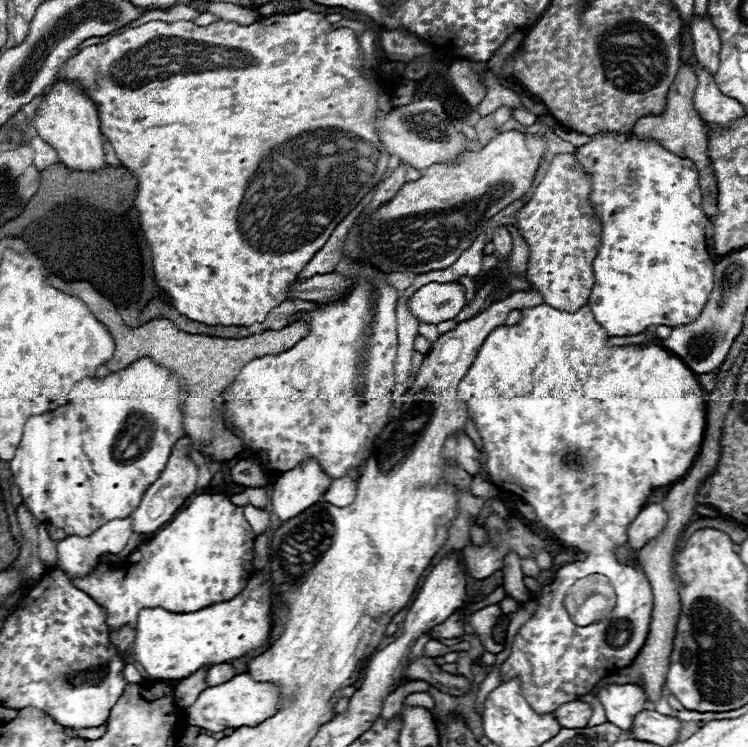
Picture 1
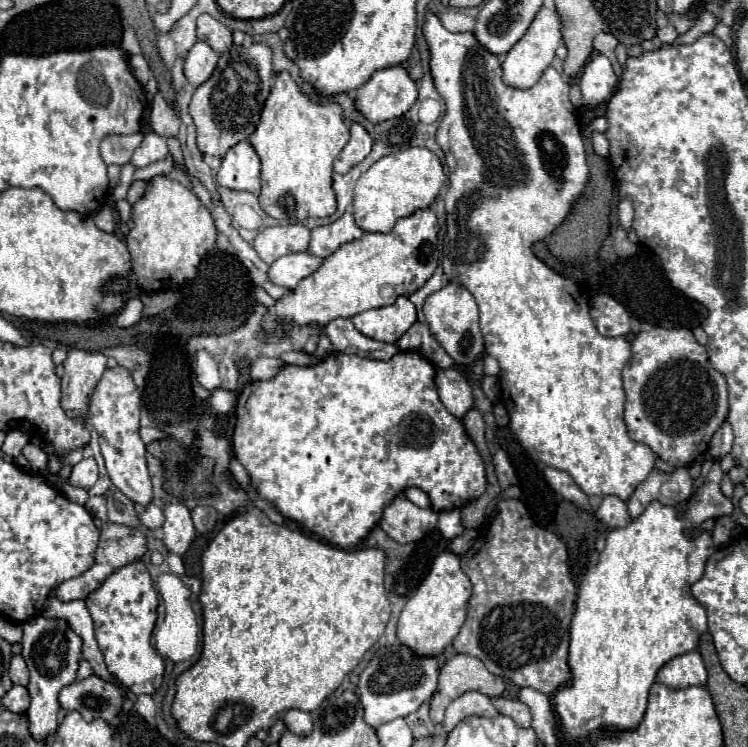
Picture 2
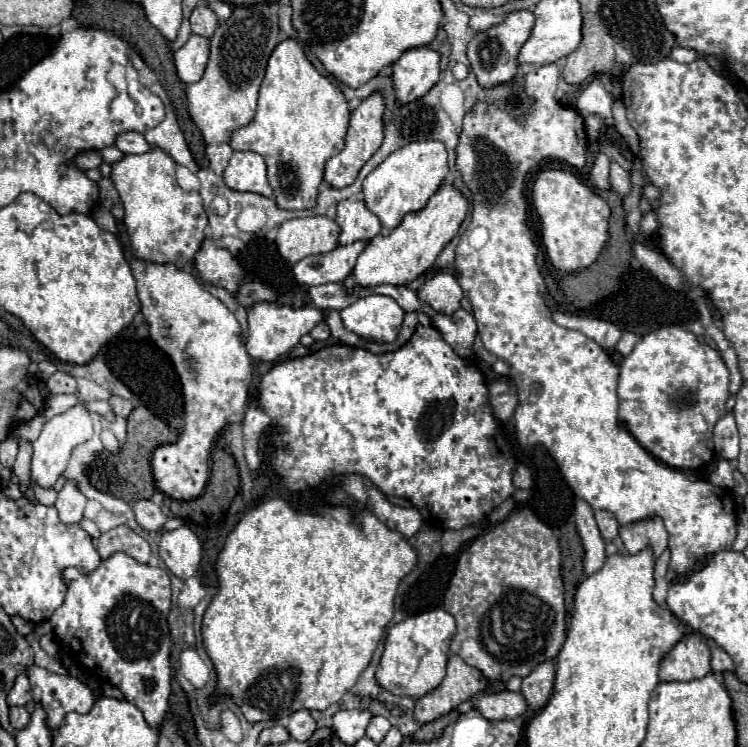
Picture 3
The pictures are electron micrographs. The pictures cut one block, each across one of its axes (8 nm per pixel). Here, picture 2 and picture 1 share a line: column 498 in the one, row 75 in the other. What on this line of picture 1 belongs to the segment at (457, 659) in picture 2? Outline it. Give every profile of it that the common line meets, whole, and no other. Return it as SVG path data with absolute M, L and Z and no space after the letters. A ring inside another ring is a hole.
M682 64L676 80L670 86L666 110L662 116L644 116L636 122L634 134L638 138L650 138L662 144L672 154L678 154L680 158L690 158L698 170L698 186L702 190L702 210L706 216L716 216L716 198L718 198L718 186L716 176L712 170L712 160L708 158L708 136L706 136L706 124L702 122L700 114L694 108L694 90L696 90L696 74L690 70L690 66Z

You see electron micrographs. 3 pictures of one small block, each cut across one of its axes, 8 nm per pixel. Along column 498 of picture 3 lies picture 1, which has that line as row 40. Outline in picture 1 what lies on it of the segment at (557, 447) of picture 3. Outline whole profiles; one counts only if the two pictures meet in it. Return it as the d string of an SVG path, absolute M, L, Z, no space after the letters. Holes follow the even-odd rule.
M308 10L270 16L250 26L238 26L234 22L196 26L190 20L172 24L148 22L112 36L100 46L80 50L64 64L64 72L60 72L58 78L80 80L88 88L86 92L98 110L102 134L112 144L118 160L138 176L138 196L134 206L140 212L140 224L152 248L156 284L168 292L180 314L208 326L250 326L262 322L274 306L290 300L288 290L298 280L302 268L326 244L340 220L344 220L346 214L382 180L388 166L386 148L374 134L374 114L378 110L378 88L390 94L396 90L398 82L386 82L376 76L376 82L370 84L370 80L364 78L362 48L356 34L350 28L334 30L322 14Z

